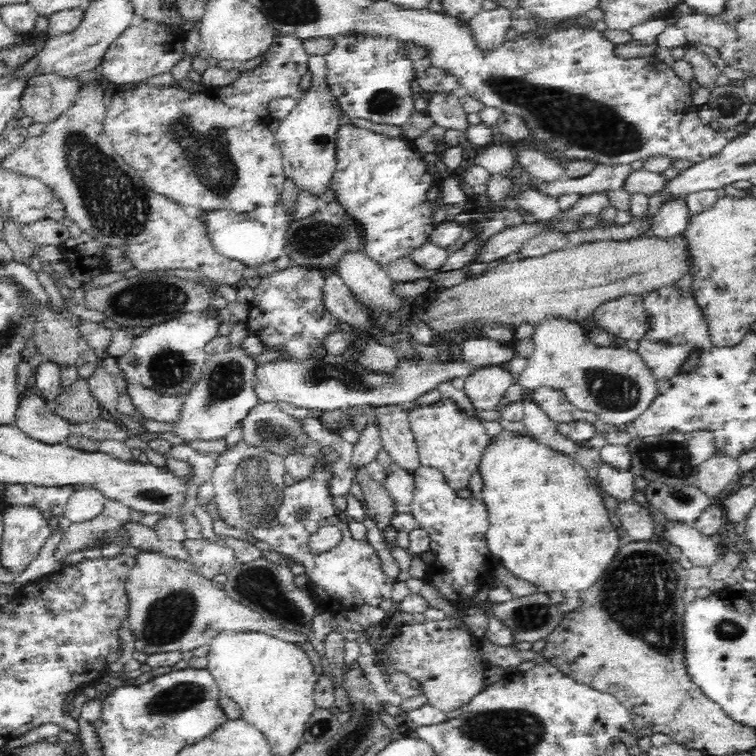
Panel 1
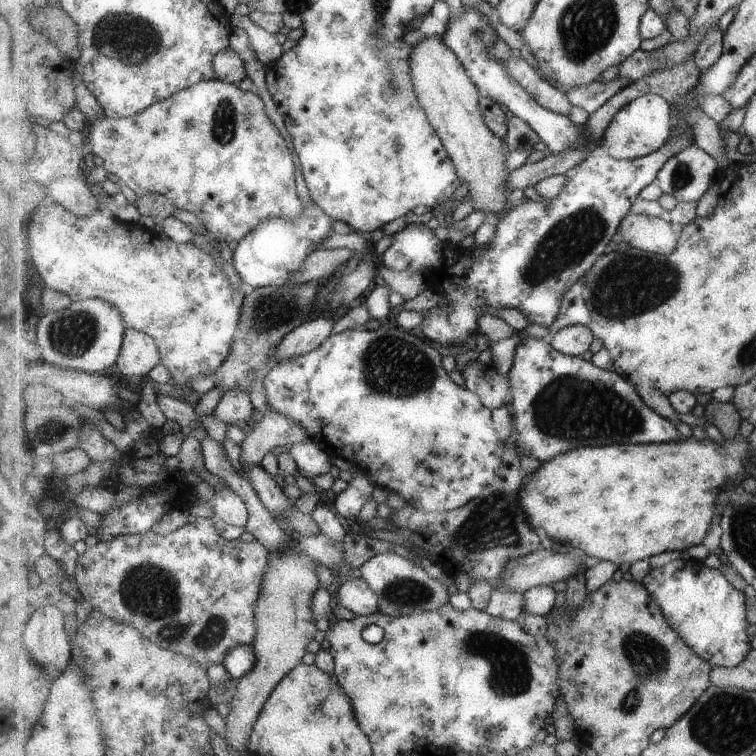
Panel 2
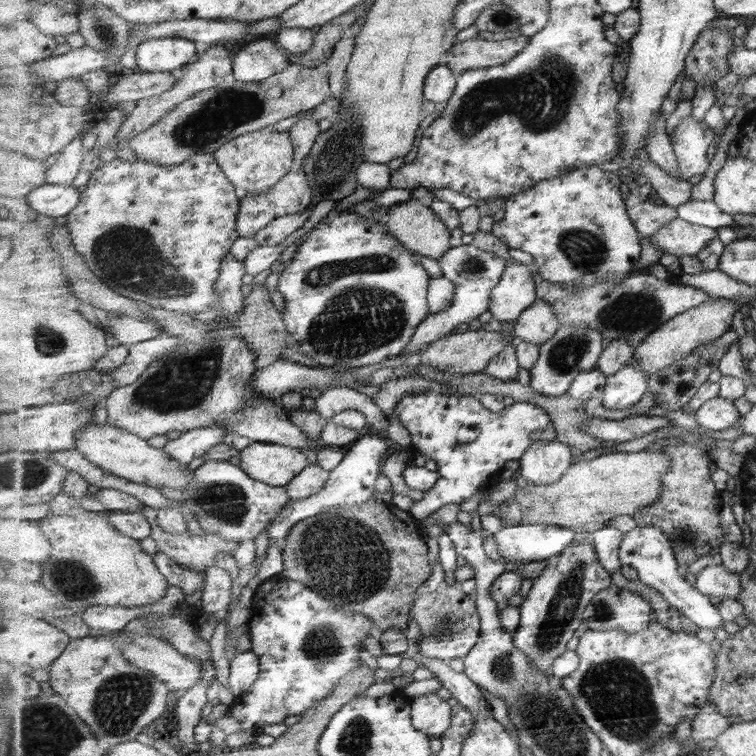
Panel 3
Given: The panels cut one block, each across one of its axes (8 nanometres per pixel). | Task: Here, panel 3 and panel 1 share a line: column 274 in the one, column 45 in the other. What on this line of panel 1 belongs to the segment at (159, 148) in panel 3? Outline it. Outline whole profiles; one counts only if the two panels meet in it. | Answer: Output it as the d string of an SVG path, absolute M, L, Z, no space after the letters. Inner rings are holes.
M52 74L34 77L22 94L21 110L34 123L51 124L78 102L80 90L82 81L76 77L67 79Z

